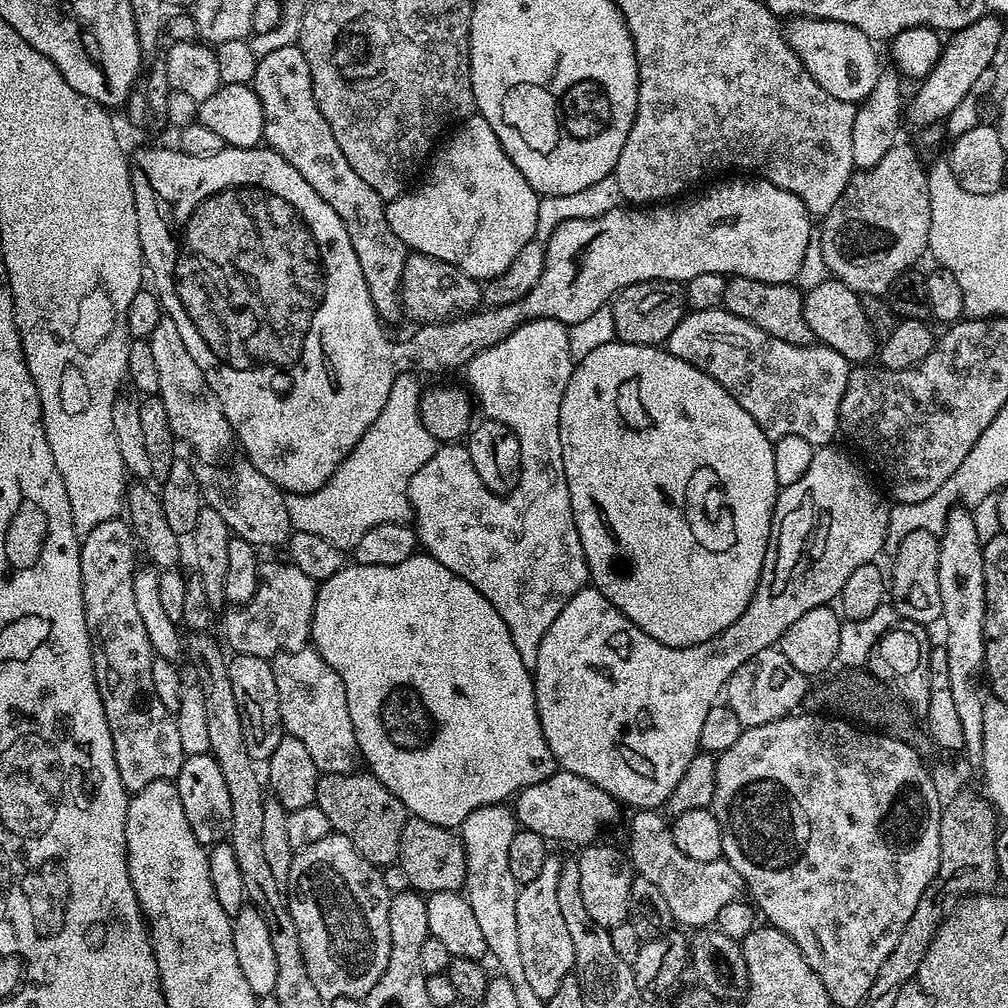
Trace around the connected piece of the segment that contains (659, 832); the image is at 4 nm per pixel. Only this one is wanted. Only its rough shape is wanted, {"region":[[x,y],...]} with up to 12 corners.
{"region":[[656,810],[631,813],[626,855],[699,930],[741,899],[723,858],[694,862]]}

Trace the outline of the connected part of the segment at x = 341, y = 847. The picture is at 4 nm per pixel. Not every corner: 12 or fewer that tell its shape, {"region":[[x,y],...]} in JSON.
{"region":[[350,838],[286,881],[306,974],[363,1001],[390,958],[384,873]]}

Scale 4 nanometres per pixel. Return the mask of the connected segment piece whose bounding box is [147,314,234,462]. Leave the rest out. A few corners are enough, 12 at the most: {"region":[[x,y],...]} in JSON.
{"region":[[178,326],[147,340],[177,441],[201,461],[233,447],[232,427]]}

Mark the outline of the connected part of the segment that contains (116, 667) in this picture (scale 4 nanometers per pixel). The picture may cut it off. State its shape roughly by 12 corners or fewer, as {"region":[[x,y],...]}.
{"region":[[127,519],[80,542],[94,678],[127,792],[185,754],[154,694]]}

